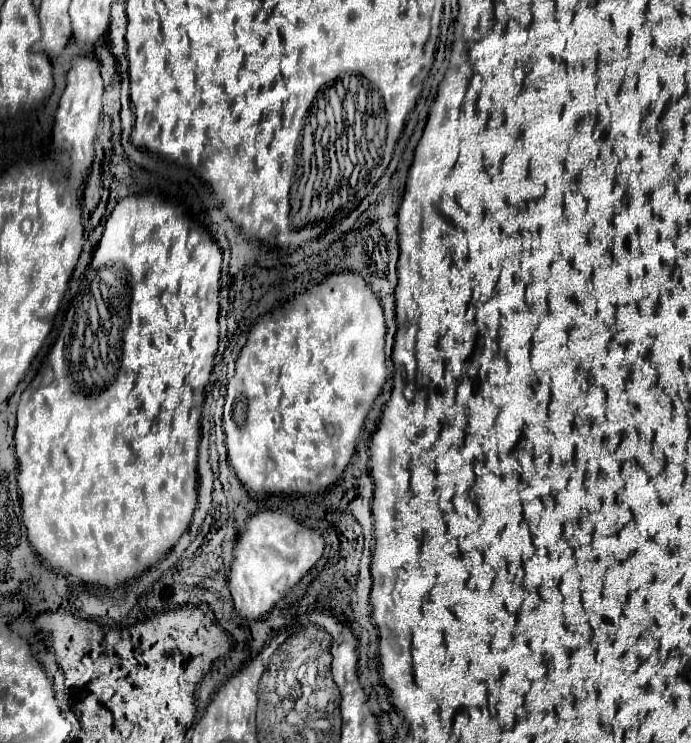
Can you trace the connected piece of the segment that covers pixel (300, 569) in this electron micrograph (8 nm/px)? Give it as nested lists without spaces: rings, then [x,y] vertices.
[[[263,508],[247,516],[243,532],[235,540],[229,570],[229,592],[233,596],[235,610],[249,620],[265,616],[323,556],[323,550],[323,532],[301,526],[287,510]]]

